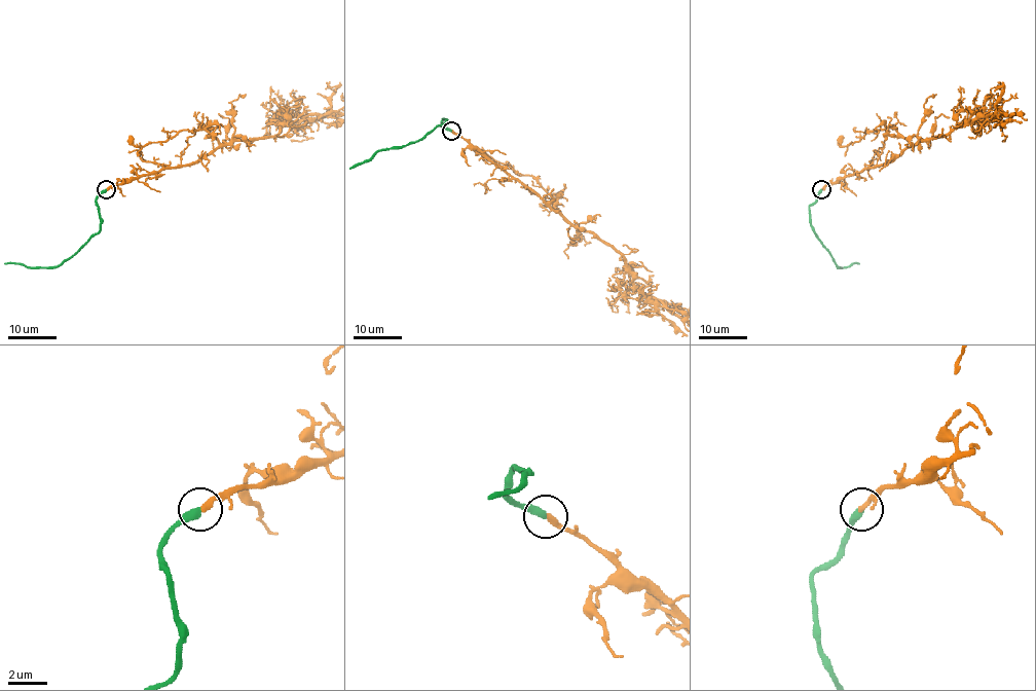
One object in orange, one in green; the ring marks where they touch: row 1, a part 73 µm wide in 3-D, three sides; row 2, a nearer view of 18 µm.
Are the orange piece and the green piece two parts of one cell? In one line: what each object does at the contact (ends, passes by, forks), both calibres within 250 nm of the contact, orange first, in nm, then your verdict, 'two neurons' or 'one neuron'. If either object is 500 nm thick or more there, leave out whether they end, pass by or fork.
orange ends; green ends; calibres 280 and 400 nm; one neuron

